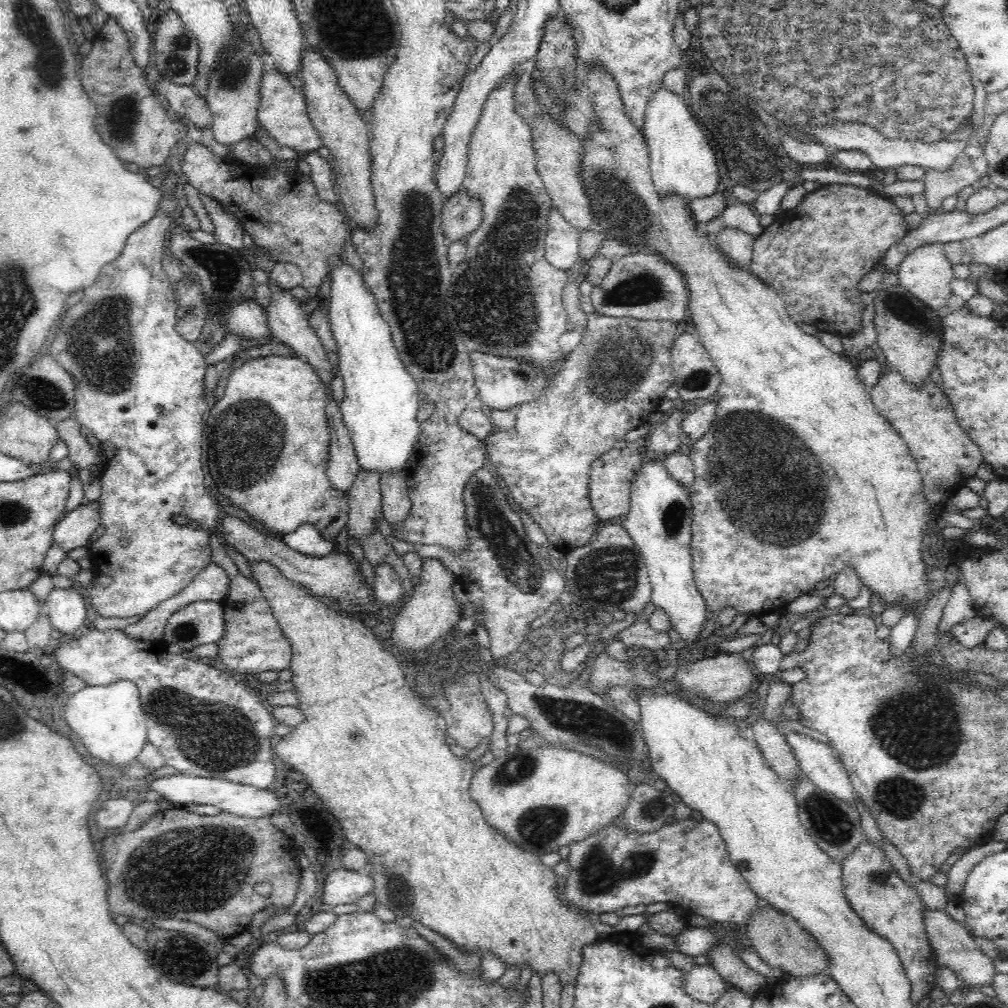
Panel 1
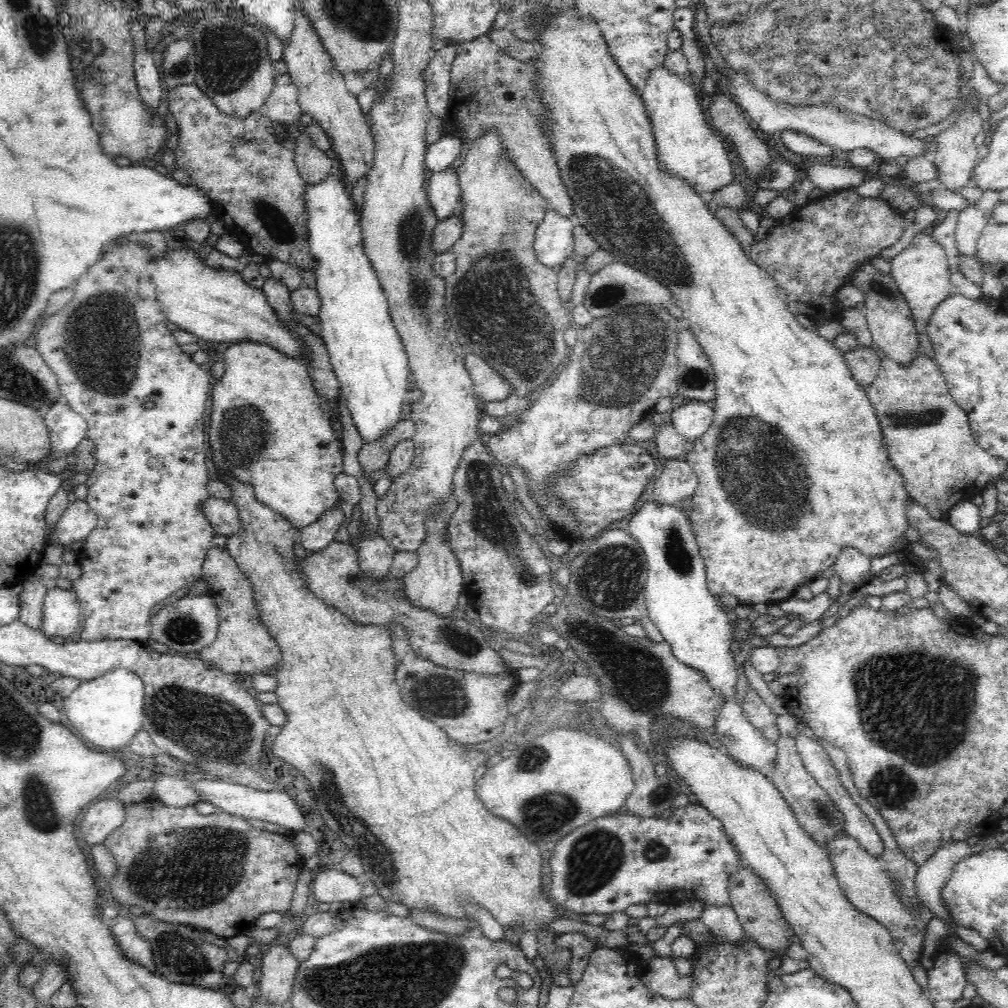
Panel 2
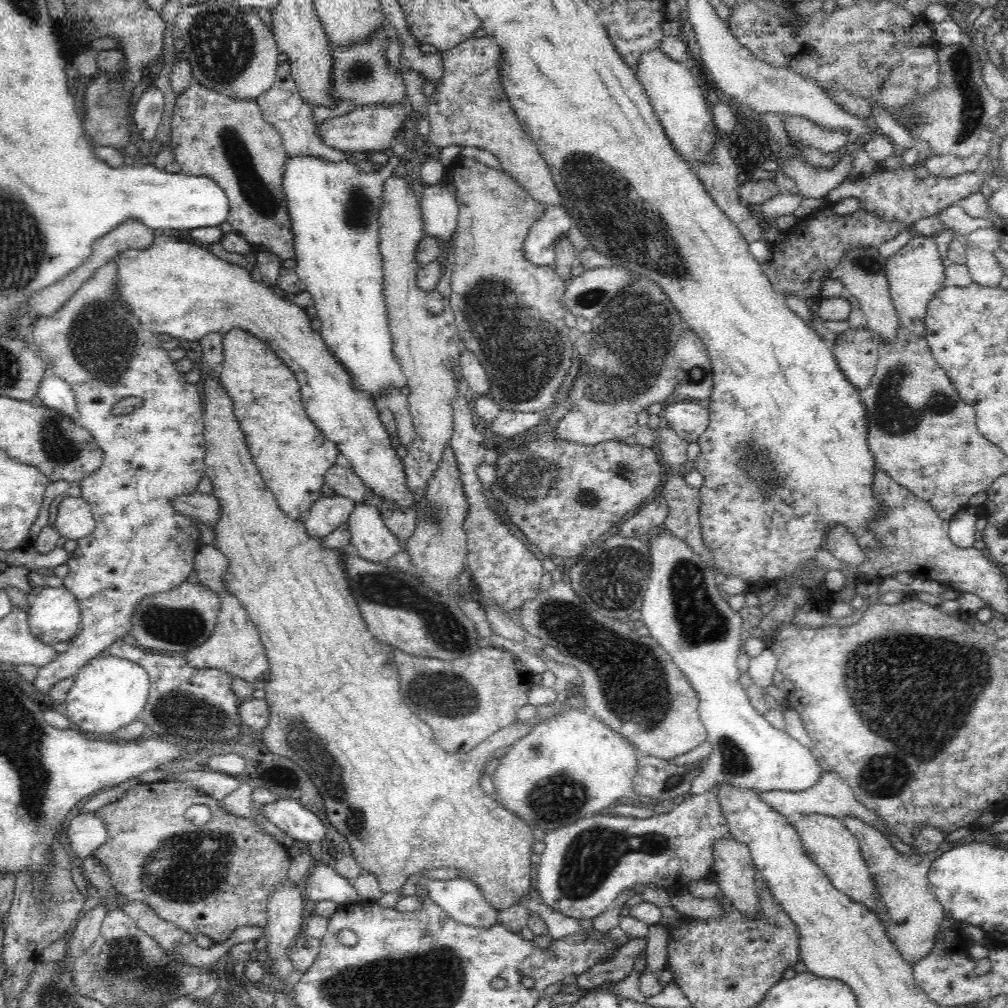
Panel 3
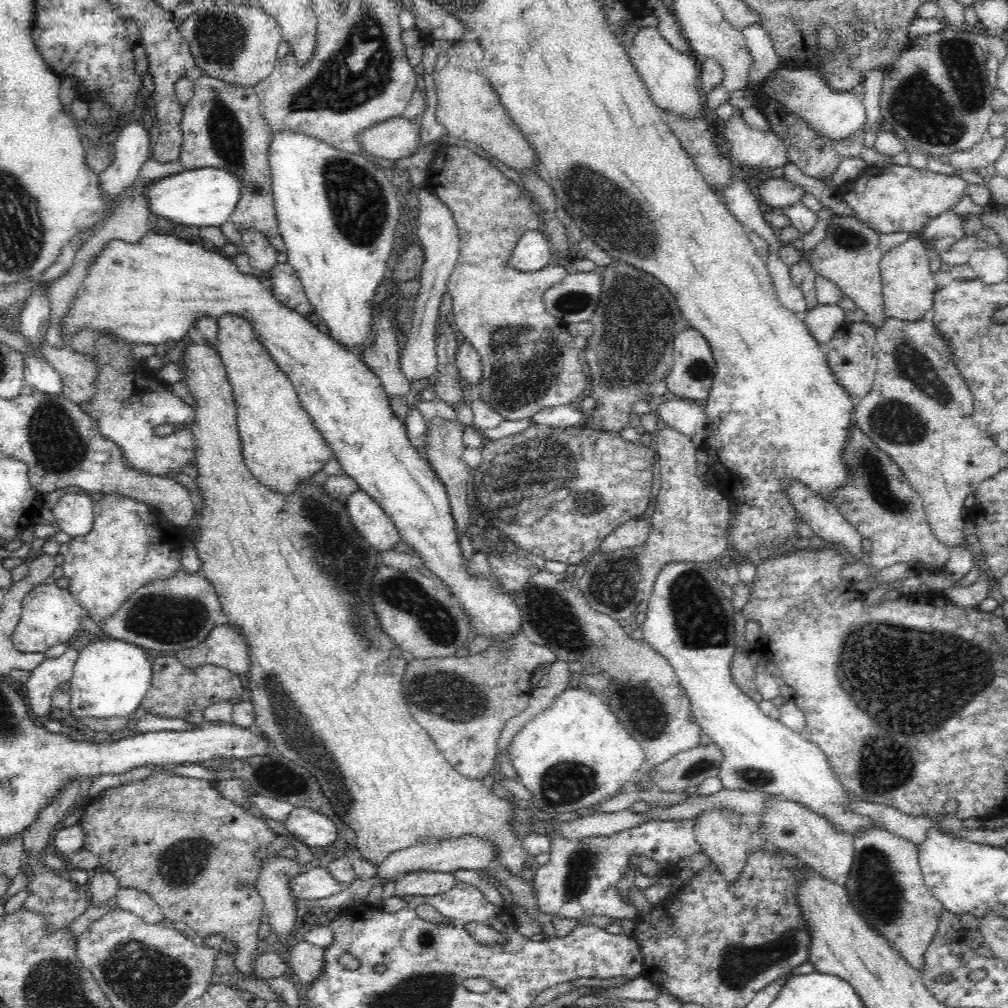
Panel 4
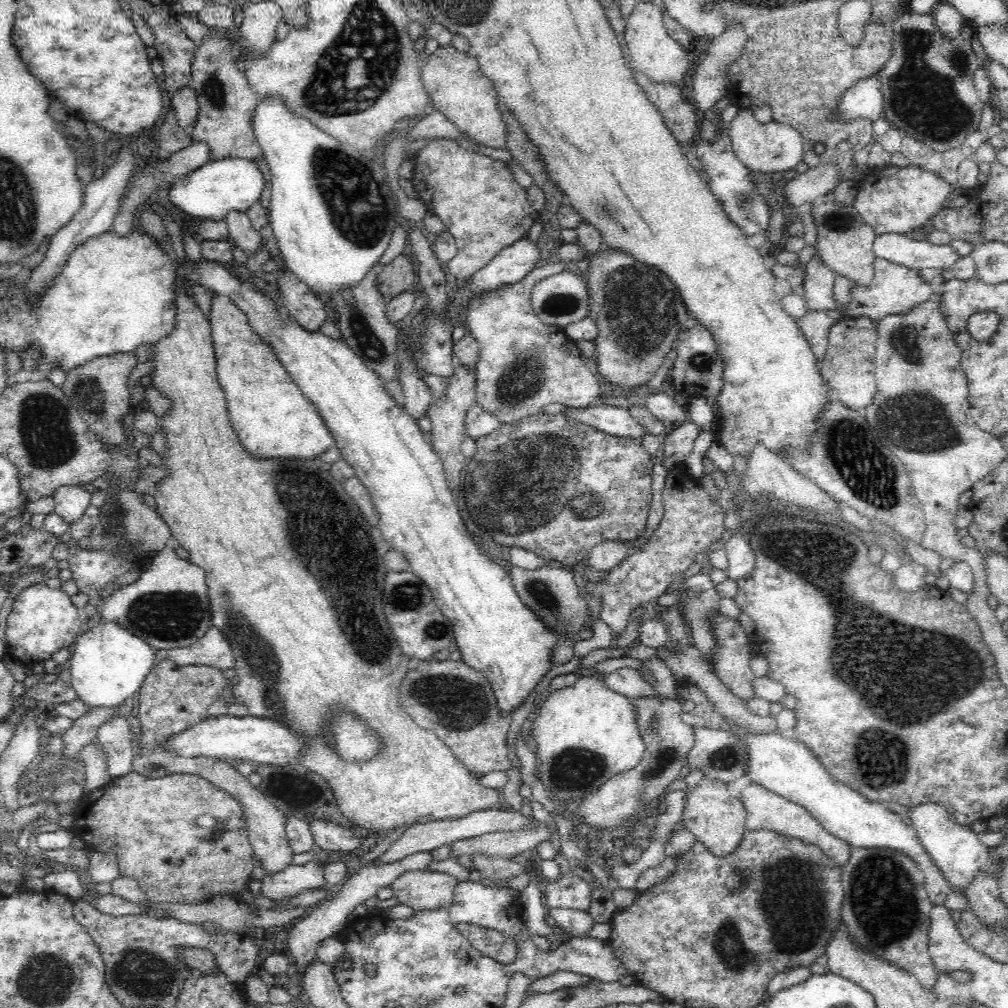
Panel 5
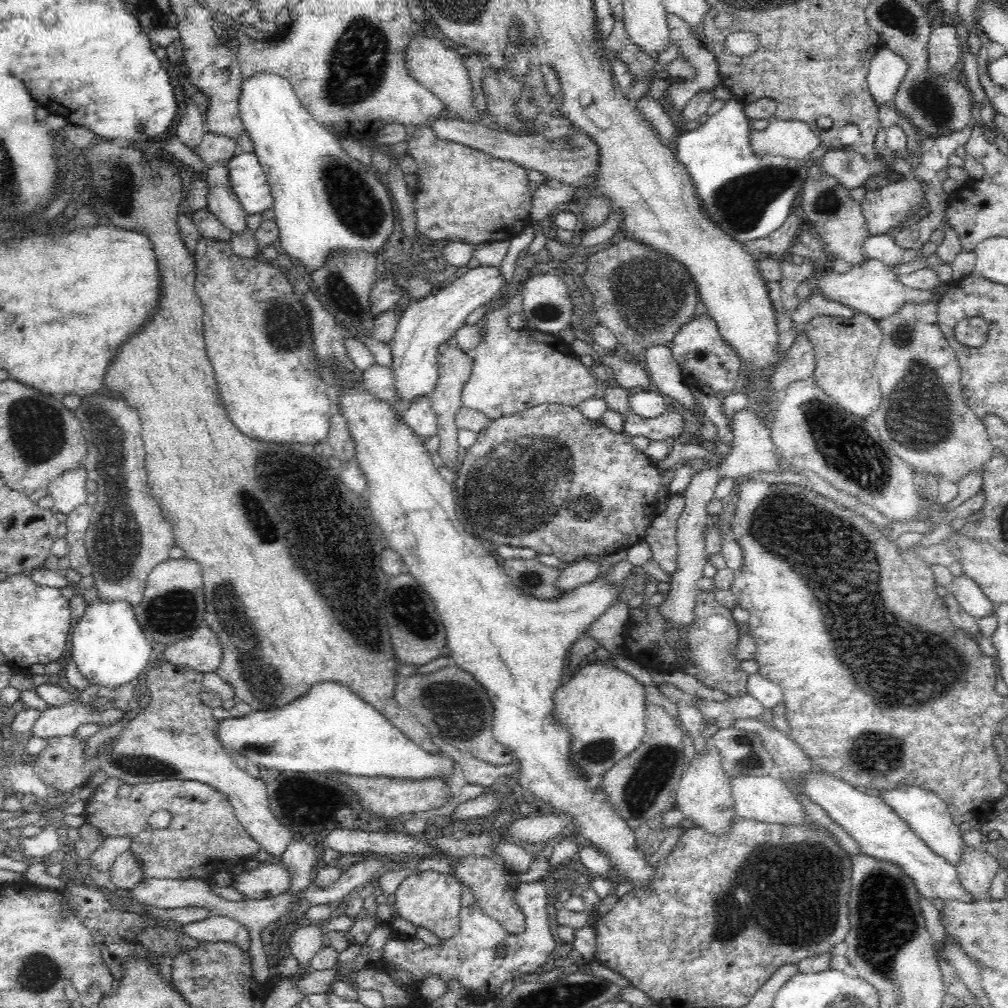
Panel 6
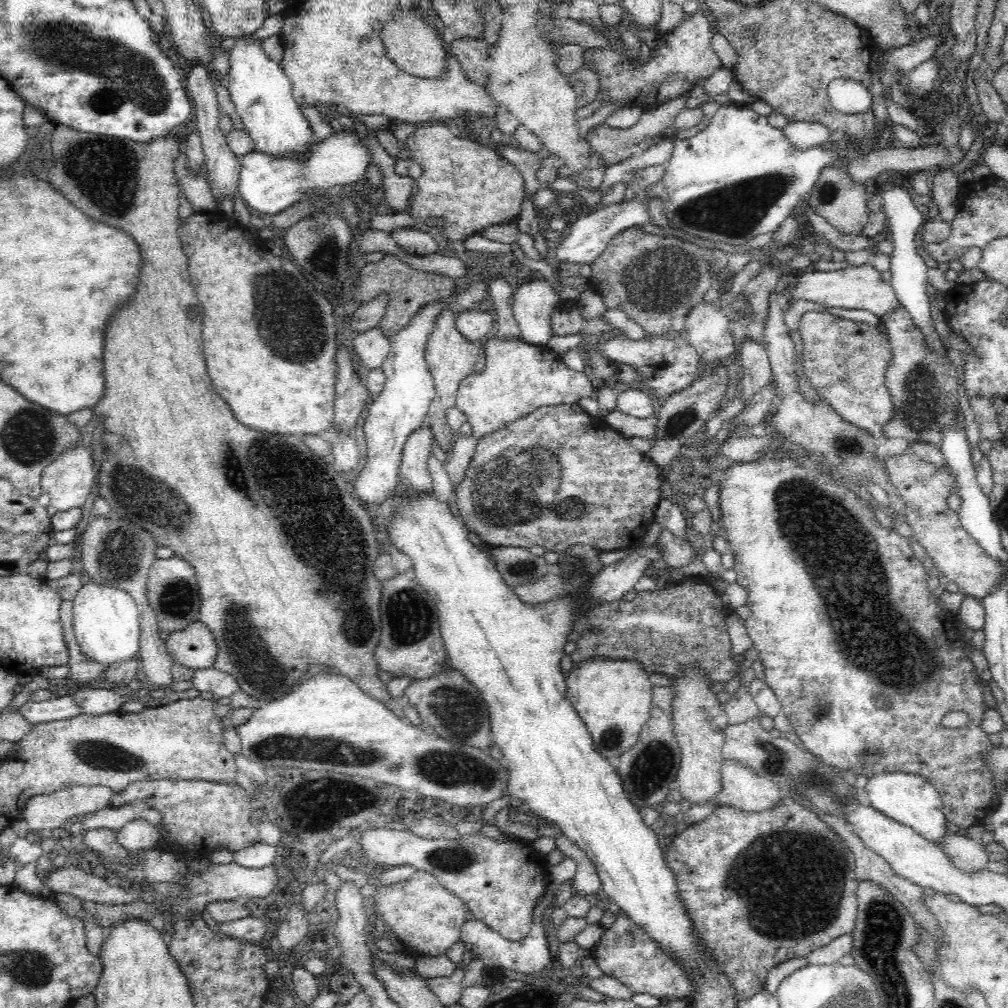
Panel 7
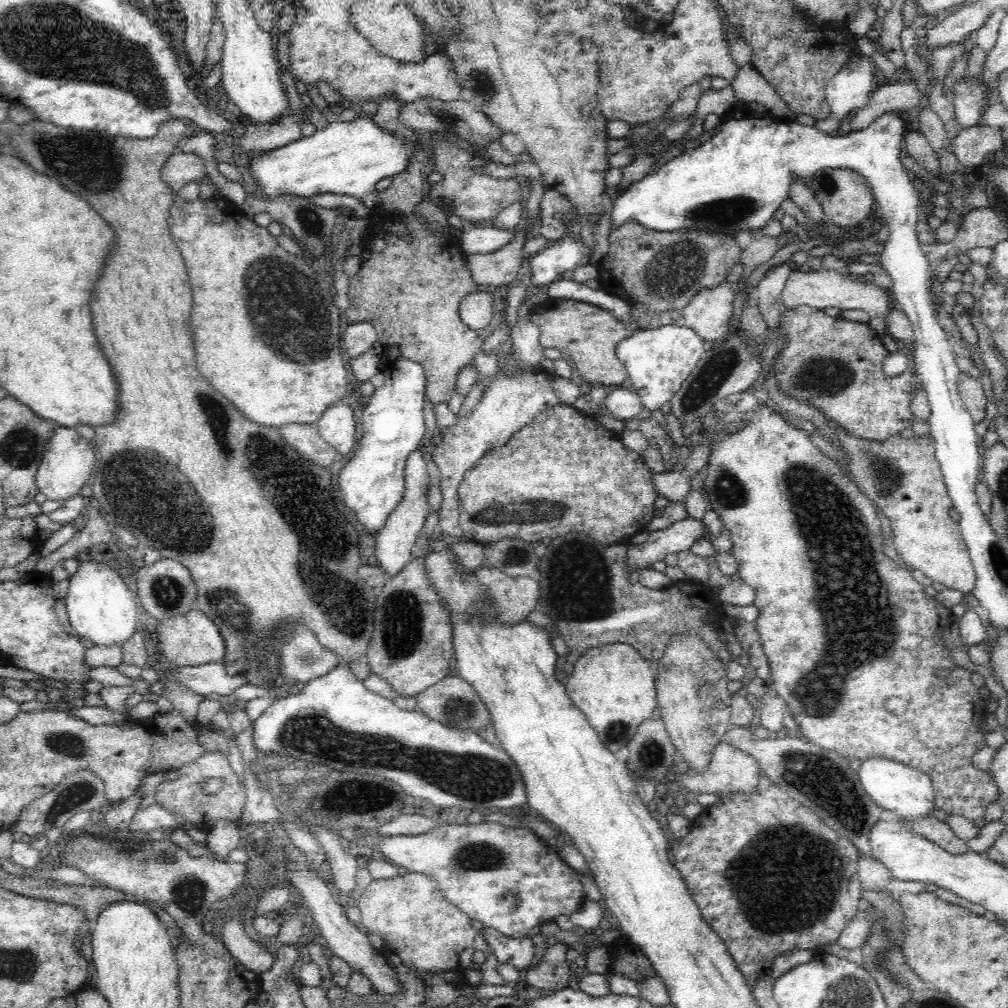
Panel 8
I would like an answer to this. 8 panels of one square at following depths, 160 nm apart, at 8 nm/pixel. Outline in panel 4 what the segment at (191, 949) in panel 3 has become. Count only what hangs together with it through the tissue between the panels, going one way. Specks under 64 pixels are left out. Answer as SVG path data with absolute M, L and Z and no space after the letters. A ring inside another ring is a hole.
M119 888L114 902L118 908L139 916L145 923L166 923L164 918L162 918L160 907L146 892L133 888Z

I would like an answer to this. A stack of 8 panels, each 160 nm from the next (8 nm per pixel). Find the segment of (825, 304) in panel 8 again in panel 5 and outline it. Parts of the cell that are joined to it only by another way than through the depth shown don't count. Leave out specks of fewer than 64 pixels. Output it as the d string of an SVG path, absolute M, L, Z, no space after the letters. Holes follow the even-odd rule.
M876 258L871 285L867 289L853 286L850 291L851 301L843 311L848 317L865 316L878 322L888 315L908 313L912 307L928 302L932 296L930 283L921 277L918 269L910 269L883 258Z

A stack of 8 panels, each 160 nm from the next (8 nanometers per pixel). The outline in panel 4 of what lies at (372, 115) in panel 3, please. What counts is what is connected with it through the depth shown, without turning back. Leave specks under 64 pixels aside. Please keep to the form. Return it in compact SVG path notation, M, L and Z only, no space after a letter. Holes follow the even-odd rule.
M403 115L389 118L364 130L356 139L367 156L398 160L418 150L421 124L408 121Z

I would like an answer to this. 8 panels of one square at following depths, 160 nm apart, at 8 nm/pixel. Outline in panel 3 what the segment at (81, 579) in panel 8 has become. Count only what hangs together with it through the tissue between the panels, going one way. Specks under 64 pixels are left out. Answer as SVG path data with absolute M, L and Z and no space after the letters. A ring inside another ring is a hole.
M94 657L74 676L73 687L66 697L66 716L84 732L112 734L139 720L147 703L149 678L144 667L120 657Z

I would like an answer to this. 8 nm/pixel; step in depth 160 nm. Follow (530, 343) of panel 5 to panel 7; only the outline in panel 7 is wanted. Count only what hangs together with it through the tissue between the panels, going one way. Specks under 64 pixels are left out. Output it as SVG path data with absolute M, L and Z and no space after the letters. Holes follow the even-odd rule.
M495 336L480 345L485 365L479 373L468 375L459 382L455 400L455 407L468 417L473 433L469 437L455 436L453 447L443 463L454 488L464 481L475 443L480 438L540 407L578 403L592 392L592 382L586 373L568 367L562 355L556 354L547 345L527 344L521 339L502 340Z

